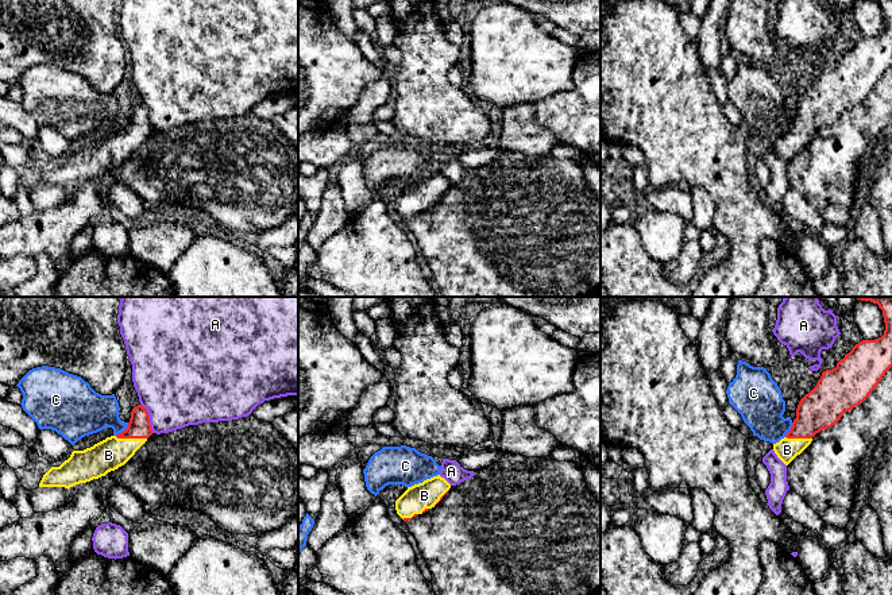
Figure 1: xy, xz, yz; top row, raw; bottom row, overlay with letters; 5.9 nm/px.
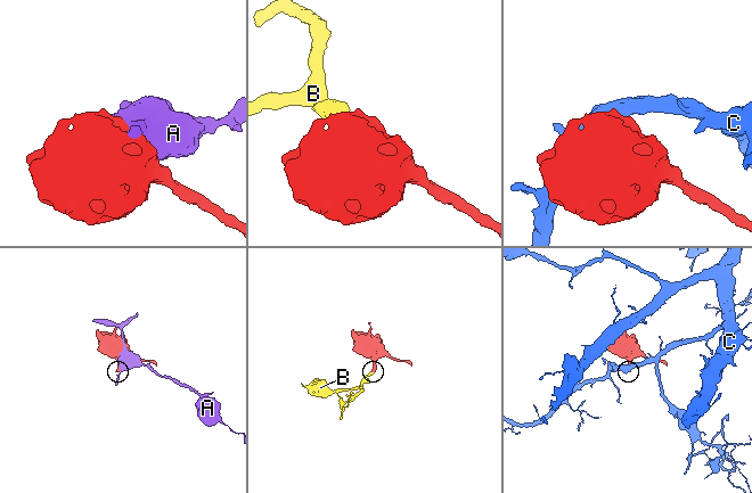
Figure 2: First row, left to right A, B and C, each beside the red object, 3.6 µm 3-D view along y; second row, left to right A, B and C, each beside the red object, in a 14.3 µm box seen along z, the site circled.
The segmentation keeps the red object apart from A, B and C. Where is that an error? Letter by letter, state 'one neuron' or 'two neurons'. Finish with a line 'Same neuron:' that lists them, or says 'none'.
A: two neurons
B: one neuron
C: two neurons
Same neuron: B

